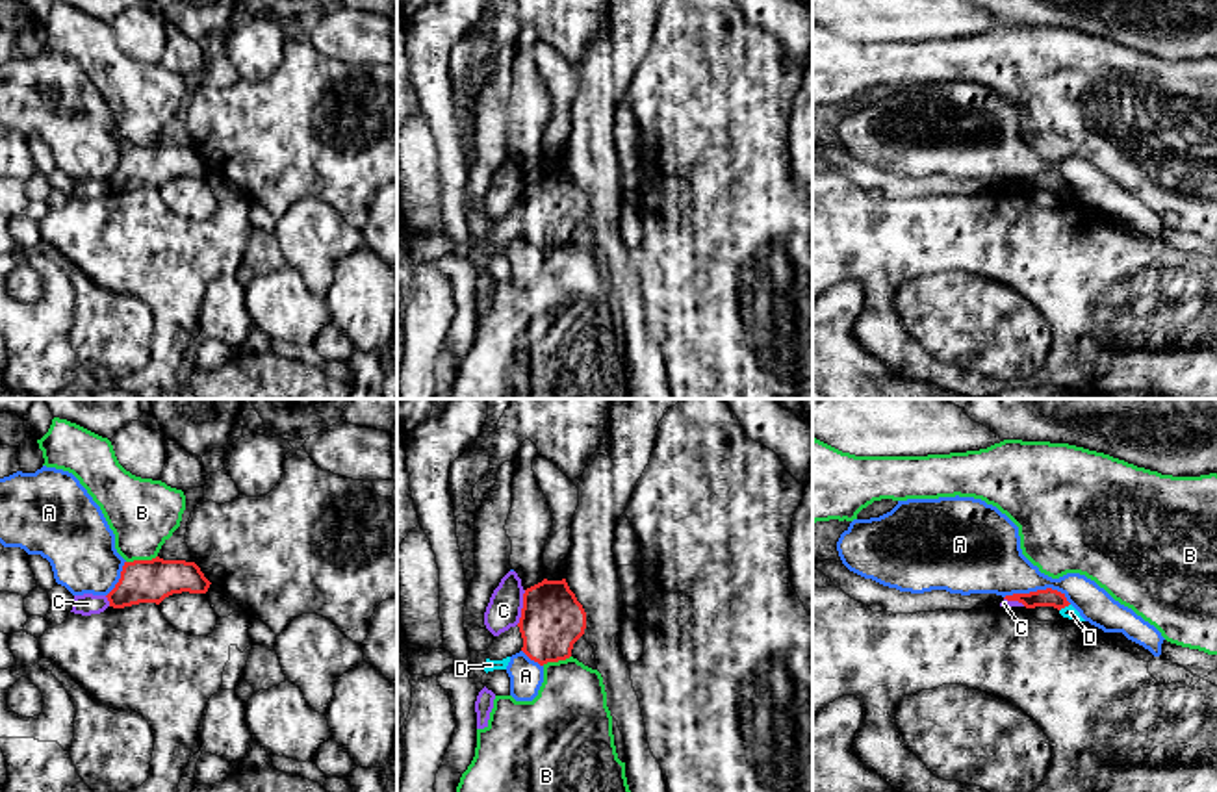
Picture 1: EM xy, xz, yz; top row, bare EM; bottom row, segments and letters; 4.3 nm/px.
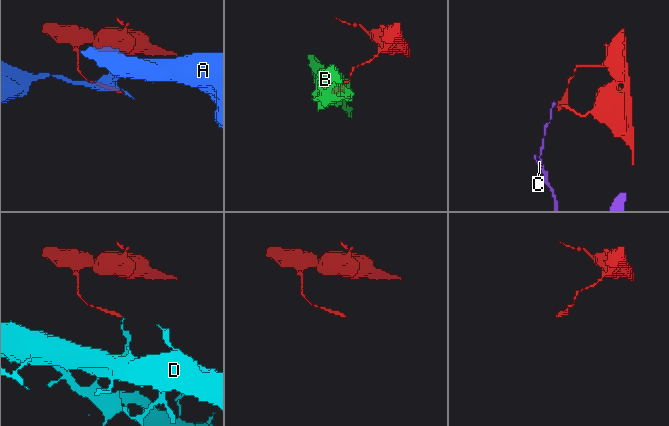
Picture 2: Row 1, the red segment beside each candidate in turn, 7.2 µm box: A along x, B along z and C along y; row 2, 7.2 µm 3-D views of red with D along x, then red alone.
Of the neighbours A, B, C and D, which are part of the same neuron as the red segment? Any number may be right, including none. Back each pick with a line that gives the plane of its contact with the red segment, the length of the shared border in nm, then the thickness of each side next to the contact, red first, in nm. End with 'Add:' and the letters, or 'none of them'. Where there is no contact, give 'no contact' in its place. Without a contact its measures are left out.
Add: none of them

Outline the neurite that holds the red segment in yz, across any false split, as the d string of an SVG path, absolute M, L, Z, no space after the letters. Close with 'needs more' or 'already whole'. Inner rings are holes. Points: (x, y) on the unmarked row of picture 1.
M1052 172L1037 174L1037 176L1030 176L1030 178L1013 178L1013 180L1006 180L1004 184L1018 185L1026 193L1054 191L1054 193L1061 195L1070 189L1067 185L1065 178L1052 174Z | already whole

